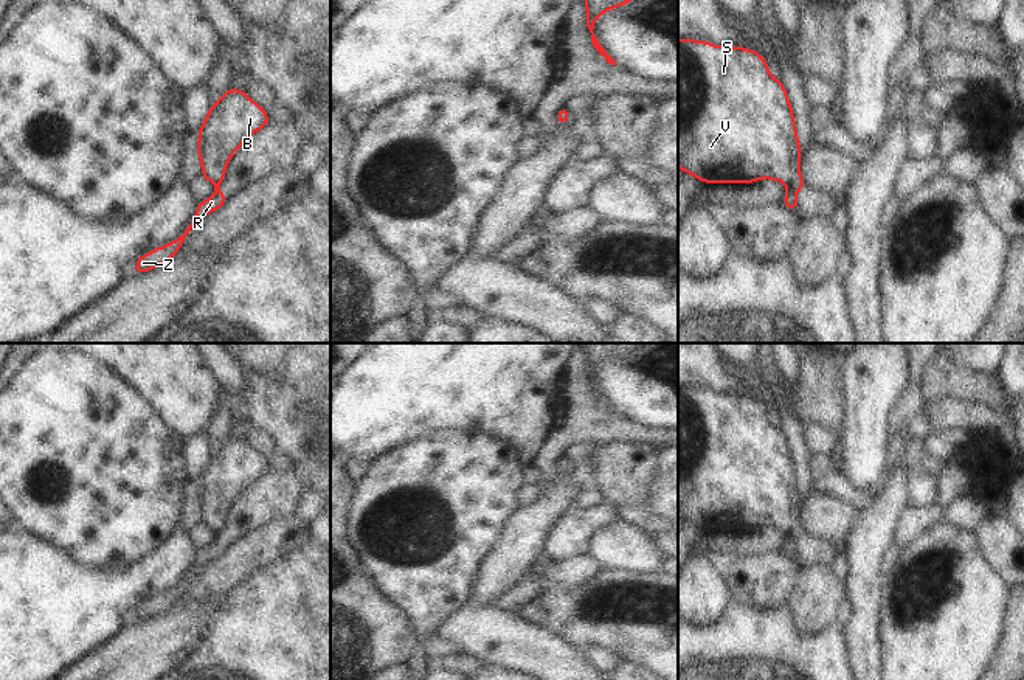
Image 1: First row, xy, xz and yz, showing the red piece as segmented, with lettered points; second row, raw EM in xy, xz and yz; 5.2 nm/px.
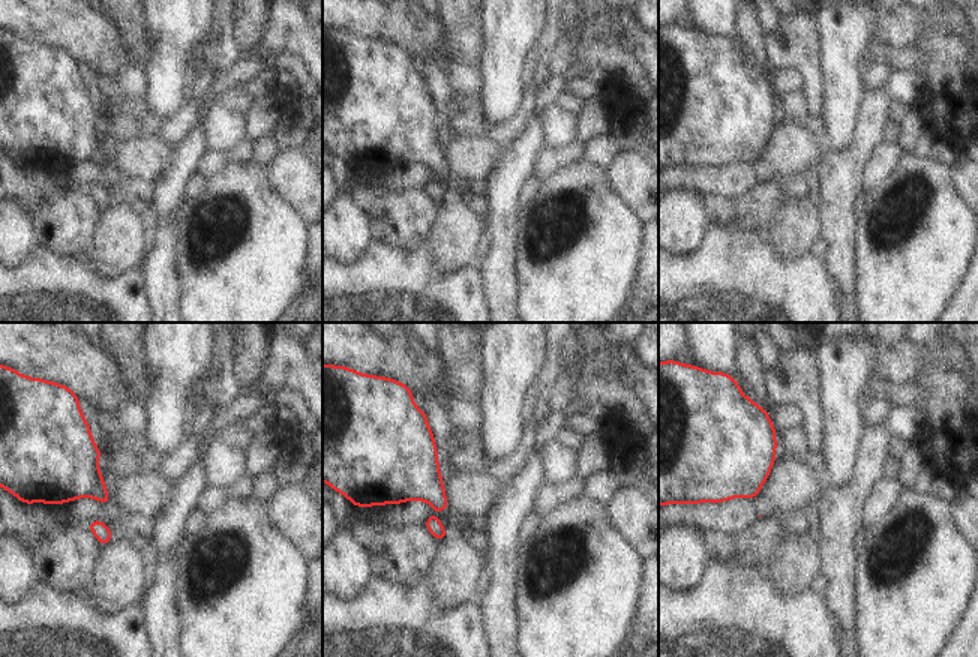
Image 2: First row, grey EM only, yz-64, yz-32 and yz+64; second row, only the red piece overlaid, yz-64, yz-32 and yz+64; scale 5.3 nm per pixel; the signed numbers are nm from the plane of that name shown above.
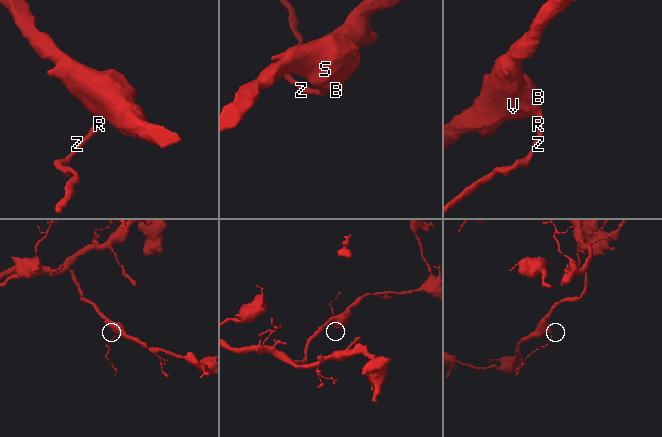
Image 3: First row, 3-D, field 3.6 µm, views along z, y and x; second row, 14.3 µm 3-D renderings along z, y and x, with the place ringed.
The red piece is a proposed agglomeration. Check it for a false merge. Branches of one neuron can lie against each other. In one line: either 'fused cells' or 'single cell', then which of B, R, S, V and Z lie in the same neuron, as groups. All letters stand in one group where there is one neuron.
fused cells; B S V / R Z

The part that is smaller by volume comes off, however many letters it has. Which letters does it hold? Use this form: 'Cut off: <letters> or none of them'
Cut off: R, Z

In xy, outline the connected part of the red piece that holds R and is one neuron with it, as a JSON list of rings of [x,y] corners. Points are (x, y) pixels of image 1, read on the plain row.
[[[217,534],[209,546],[197,550],[195,562],[191,565],[182,582],[177,587],[138,604],[133,621],[144,621],[166,612],[180,598],[182,592],[186,588],[197,570],[203,564],[217,559],[227,548],[228,543],[223,543],[222,537]]]

